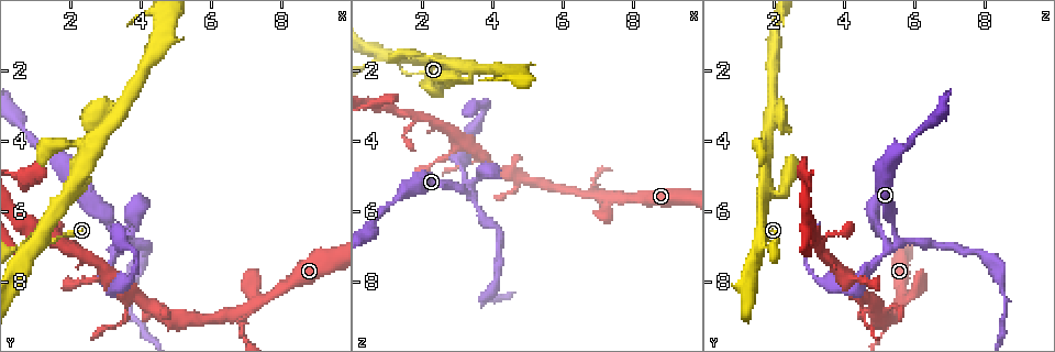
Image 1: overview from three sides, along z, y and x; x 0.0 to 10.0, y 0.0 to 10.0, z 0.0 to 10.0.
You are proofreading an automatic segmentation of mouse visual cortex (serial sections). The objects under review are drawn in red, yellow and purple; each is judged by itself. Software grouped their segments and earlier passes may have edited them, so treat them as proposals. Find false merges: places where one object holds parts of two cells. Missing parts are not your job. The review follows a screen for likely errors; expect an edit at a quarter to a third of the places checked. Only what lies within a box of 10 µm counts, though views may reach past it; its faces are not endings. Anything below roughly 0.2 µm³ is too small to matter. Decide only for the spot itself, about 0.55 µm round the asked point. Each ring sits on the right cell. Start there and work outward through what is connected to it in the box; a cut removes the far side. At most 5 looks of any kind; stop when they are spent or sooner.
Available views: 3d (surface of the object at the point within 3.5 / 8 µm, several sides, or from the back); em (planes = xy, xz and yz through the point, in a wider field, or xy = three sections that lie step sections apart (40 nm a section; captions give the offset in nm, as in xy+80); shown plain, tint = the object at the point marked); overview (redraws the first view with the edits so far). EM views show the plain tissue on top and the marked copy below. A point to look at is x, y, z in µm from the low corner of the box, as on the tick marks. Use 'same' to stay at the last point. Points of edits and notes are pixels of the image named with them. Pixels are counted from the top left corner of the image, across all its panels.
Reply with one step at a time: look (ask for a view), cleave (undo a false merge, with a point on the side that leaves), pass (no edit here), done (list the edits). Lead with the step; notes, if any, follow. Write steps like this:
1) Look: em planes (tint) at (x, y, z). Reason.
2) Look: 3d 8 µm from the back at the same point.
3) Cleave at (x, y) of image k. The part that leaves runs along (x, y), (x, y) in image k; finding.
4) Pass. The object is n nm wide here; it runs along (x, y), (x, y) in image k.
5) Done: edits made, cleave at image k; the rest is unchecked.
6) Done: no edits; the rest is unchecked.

Look: 3d 3.5 µm at (3.35, 6.90, 5.60). Sharp bend.

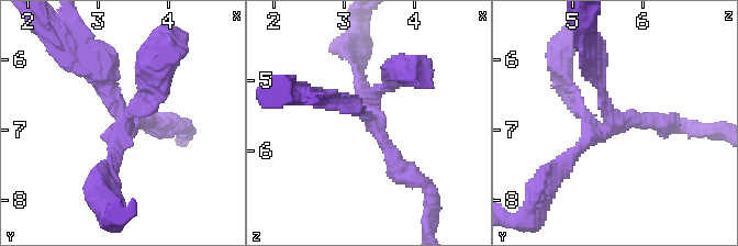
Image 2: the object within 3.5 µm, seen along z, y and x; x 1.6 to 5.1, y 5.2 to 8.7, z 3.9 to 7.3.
Pass. It runs along (593, 60), (616, 119), (566, 166) in image 2; continuous, no second cell.

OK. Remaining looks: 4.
Look: 3d 3.5 µm from the back at (1.20, 6.65, 3.20). A fork.

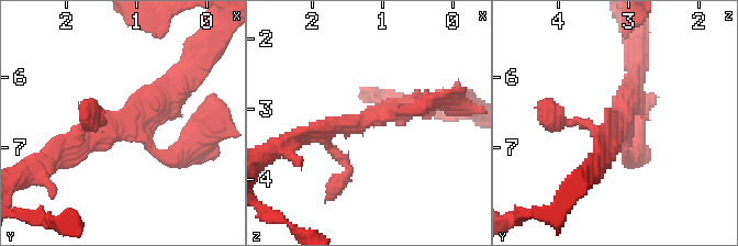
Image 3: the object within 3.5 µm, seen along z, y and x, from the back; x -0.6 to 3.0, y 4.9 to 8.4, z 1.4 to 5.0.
Look: em xy step 1 (tint) at (1.20, 6.65, 3.15). 3 arms meet here; the arms are 150, 250, 350 nm wide.

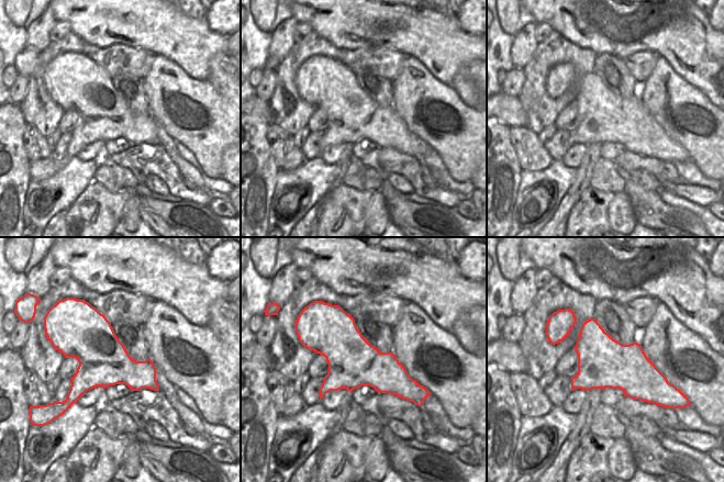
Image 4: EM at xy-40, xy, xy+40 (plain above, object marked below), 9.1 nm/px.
Pass. It runs along (60, 156), (178, 86) in image 3; one cell here.

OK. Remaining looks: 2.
Done: no edits; the rest is unchecked.

